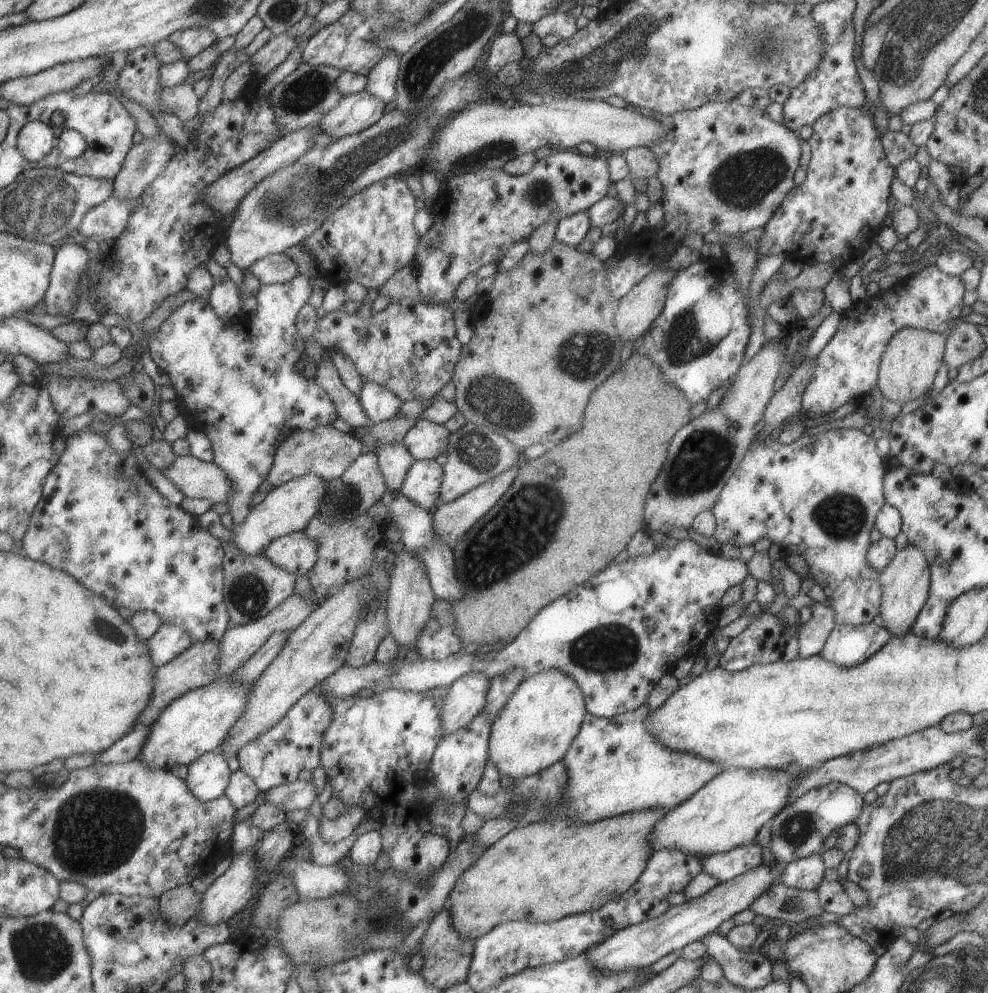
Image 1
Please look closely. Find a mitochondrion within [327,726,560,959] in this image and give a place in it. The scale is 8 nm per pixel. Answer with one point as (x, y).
(536, 796)

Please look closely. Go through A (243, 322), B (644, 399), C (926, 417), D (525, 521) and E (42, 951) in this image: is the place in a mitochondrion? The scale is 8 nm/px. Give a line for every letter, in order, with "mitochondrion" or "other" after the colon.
A: other
B: other
C: other
D: mitochondrion
E: mitochondrion

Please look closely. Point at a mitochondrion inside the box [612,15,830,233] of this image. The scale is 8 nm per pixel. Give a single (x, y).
(744, 181)

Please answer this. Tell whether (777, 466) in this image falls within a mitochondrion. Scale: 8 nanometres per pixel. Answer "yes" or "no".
no

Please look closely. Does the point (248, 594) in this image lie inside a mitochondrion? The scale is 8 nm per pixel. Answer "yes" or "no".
yes

